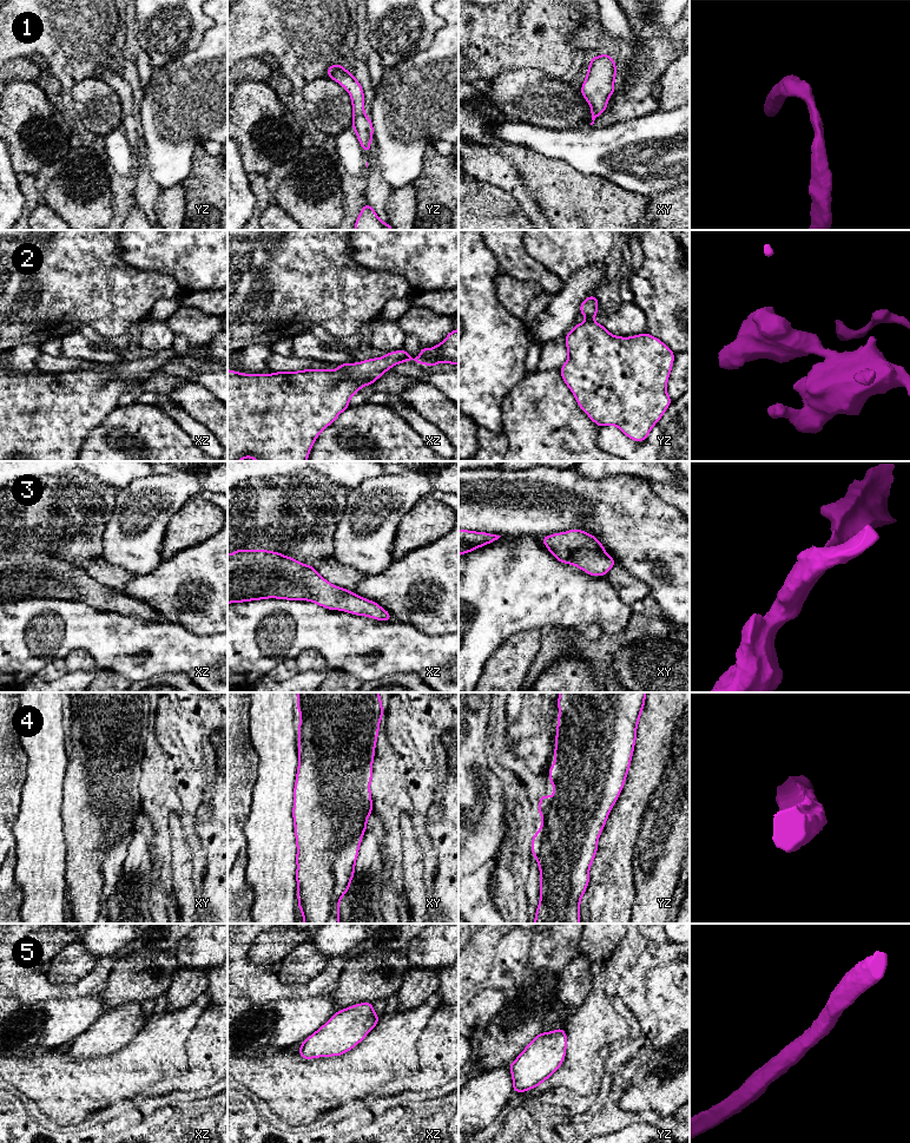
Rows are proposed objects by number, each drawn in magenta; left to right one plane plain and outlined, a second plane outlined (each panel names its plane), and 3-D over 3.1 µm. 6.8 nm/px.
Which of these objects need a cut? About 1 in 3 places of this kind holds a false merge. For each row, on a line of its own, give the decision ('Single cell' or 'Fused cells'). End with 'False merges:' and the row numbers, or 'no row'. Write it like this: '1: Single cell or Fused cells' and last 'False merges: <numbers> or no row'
1: Single cell
2: Single cell
3: Single cell
4: Single cell
5: Single cell
False merges: no row

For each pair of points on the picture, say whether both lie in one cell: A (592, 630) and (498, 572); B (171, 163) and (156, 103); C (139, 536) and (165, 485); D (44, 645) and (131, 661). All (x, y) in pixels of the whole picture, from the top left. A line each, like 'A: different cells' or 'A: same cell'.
A: different cells
B: same cell
C: same cell
D: same cell

